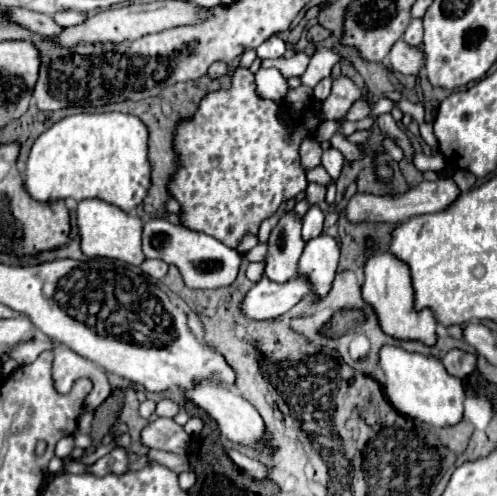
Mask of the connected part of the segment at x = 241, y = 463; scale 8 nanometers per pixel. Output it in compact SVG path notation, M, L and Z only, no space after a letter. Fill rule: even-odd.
M226 450L226 454L240 469L255 479L262 480L270 472L270 468L264 468L264 464L248 458L237 450Z

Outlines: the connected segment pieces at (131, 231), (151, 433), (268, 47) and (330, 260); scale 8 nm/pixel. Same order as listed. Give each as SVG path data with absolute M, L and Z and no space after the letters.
M82 200L76 210L76 220L82 238L82 252L90 258L102 256L140 266L146 256L142 252L142 220L136 214L122 212L104 200Z
M158 418L156 422L150 422L142 430L142 444L144 446L166 450L166 452L184 454L188 440L190 440L190 436L172 418Z
M270 36L268 40L264 40L264 44L260 44L256 48L258 58L282 58L286 52L286 42L280 36Z
M320 234L306 244L298 262L298 272L312 284L310 292L316 298L324 298L330 292L332 280L336 276L338 256L340 250L336 240L326 234Z

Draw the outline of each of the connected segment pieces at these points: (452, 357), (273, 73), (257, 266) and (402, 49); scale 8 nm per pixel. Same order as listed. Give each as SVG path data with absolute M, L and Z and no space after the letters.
M450 350L444 360L442 360L444 368L456 376L456 378L466 378L468 374L472 374L476 370L478 364L478 356L464 352L464 350Z
M260 68L256 72L256 84L258 94L272 100L284 100L286 98L286 78L280 74L278 68Z
M264 260L260 262L250 262L248 270L246 270L246 276L252 280L252 282L260 282L262 276L264 276Z
M398 40L388 54L388 62L396 72L416 76L424 66L424 54L418 48L408 46L404 40Z

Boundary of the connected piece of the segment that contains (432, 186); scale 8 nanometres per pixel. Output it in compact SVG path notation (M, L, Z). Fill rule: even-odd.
M438 178L434 182L430 180L422 180L420 184L412 186L408 192L404 194L384 194L384 196L376 196L376 194L368 194L368 192L358 192L354 194L348 204L346 204L346 218L350 222L388 222L388 224L398 224L404 222L412 216L418 214L432 214L432 212L440 212L444 208L448 208L456 198L458 198L460 190L456 186L456 182L452 178Z

